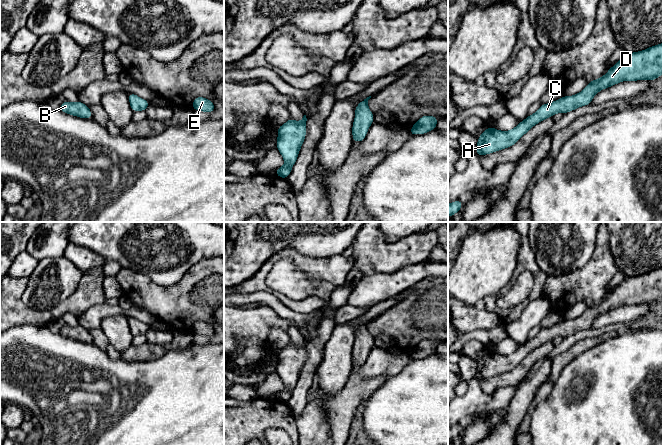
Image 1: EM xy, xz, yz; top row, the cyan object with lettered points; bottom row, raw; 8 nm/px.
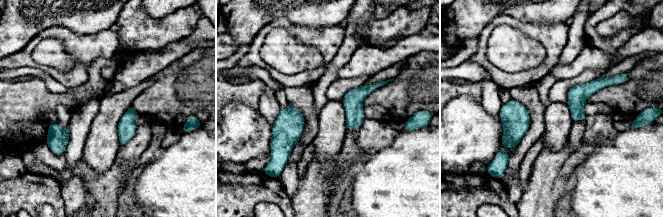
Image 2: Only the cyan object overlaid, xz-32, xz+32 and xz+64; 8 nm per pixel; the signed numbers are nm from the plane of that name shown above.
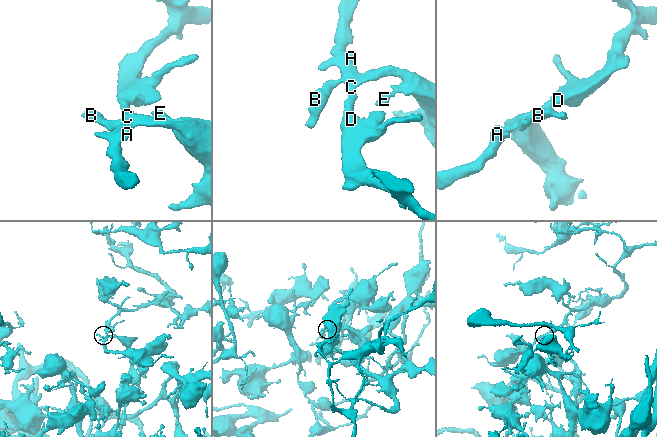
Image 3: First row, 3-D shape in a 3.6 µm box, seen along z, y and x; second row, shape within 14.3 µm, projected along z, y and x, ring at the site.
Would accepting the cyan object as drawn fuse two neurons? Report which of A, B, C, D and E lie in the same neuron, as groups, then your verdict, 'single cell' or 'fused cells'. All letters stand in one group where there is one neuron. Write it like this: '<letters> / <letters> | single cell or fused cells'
A B C D E | single cell

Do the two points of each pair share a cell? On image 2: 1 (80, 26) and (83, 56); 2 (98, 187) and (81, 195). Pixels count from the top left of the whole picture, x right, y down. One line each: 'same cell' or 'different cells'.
1: different cells
2: different cells

